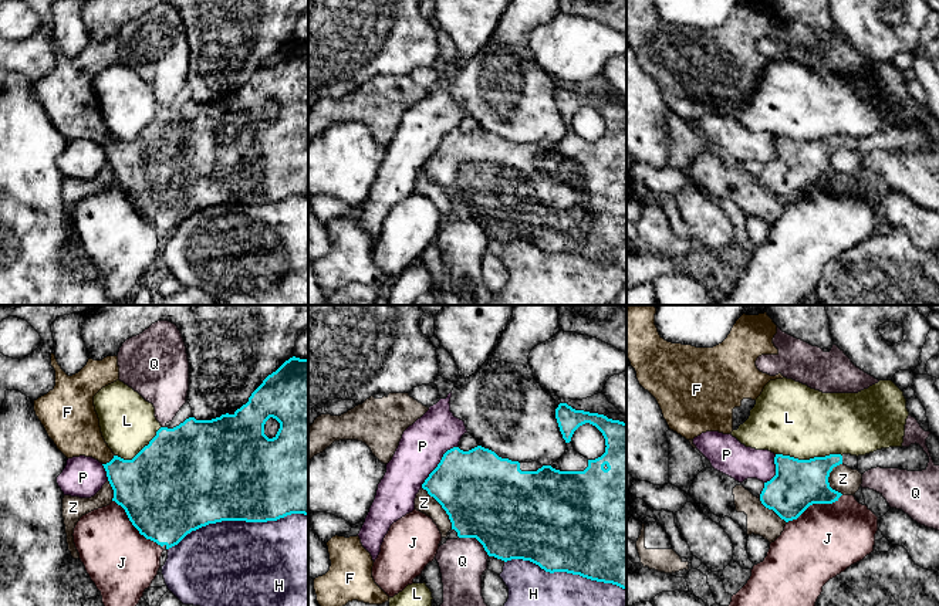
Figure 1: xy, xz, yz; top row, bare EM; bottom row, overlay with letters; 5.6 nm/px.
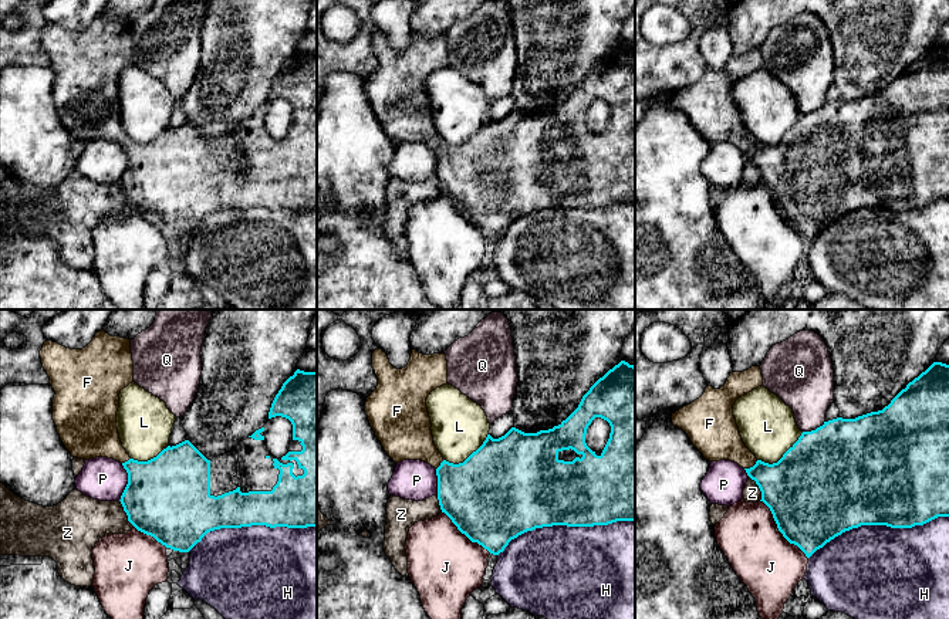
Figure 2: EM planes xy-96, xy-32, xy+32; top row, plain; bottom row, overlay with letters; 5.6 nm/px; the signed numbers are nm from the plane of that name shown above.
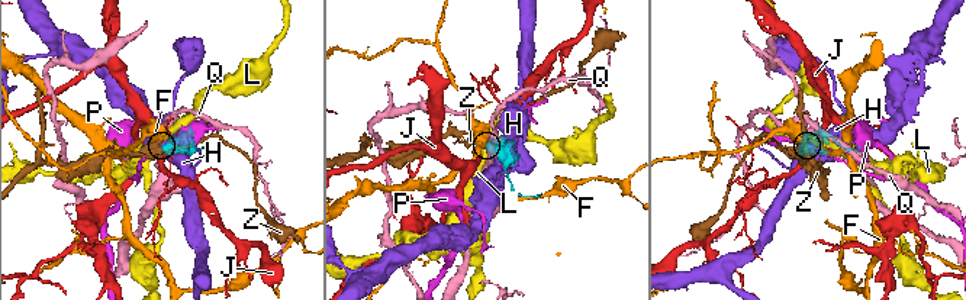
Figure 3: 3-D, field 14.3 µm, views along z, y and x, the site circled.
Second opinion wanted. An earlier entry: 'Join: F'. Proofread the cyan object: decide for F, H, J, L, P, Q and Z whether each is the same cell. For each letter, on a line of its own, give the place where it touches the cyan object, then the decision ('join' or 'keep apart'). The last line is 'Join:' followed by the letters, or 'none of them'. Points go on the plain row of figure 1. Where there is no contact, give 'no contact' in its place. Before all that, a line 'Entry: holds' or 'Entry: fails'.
Entry: holds
F: contact xy (110, 144); join
H: contact xy (237, 202); keep apart
J: contact xy (134, 207); keep apart
L: contact yz (810, 141); keep apart
P: contact xz (438, 146); keep apart
Q: contact xz (476, 220); keep apart
Z: contact xz (442, 189); keep apart
Join: F

